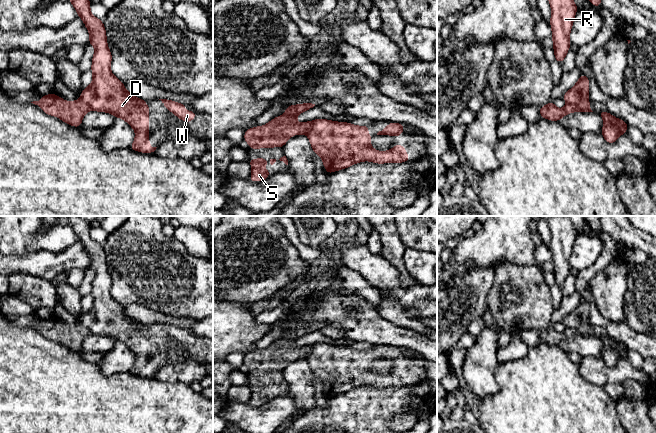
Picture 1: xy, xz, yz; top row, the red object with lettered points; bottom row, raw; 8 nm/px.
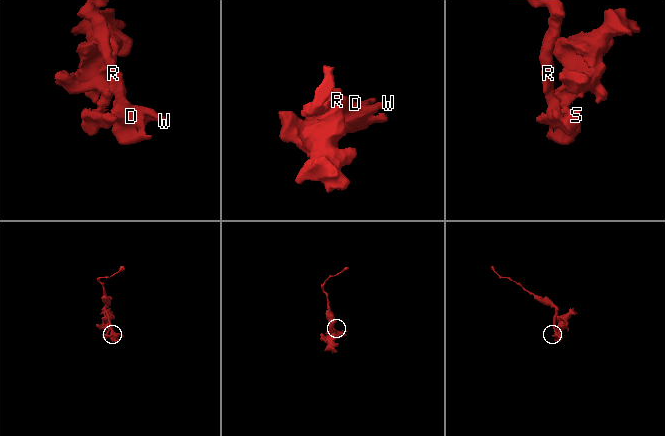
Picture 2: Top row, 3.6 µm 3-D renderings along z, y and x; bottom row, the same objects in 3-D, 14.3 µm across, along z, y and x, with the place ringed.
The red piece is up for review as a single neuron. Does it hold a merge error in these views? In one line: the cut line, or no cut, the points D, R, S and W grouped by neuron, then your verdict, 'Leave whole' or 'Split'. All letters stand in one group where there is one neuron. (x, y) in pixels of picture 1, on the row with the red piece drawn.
Split along xz (309, 122), (309, 128), (306, 133). Groups: D R W / S. Split

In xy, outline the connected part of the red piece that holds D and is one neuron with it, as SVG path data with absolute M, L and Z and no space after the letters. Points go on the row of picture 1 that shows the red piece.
M90 0L70 1L89 31L88 44L95 47L91 67L93 81L81 92L80 100L90 110L108 112L124 119L136 133L129 148L152 154L157 147L149 146L149 106L145 100L126 91L124 83L112 74L112 54L107 45L106 30L103 21L91 14Z

